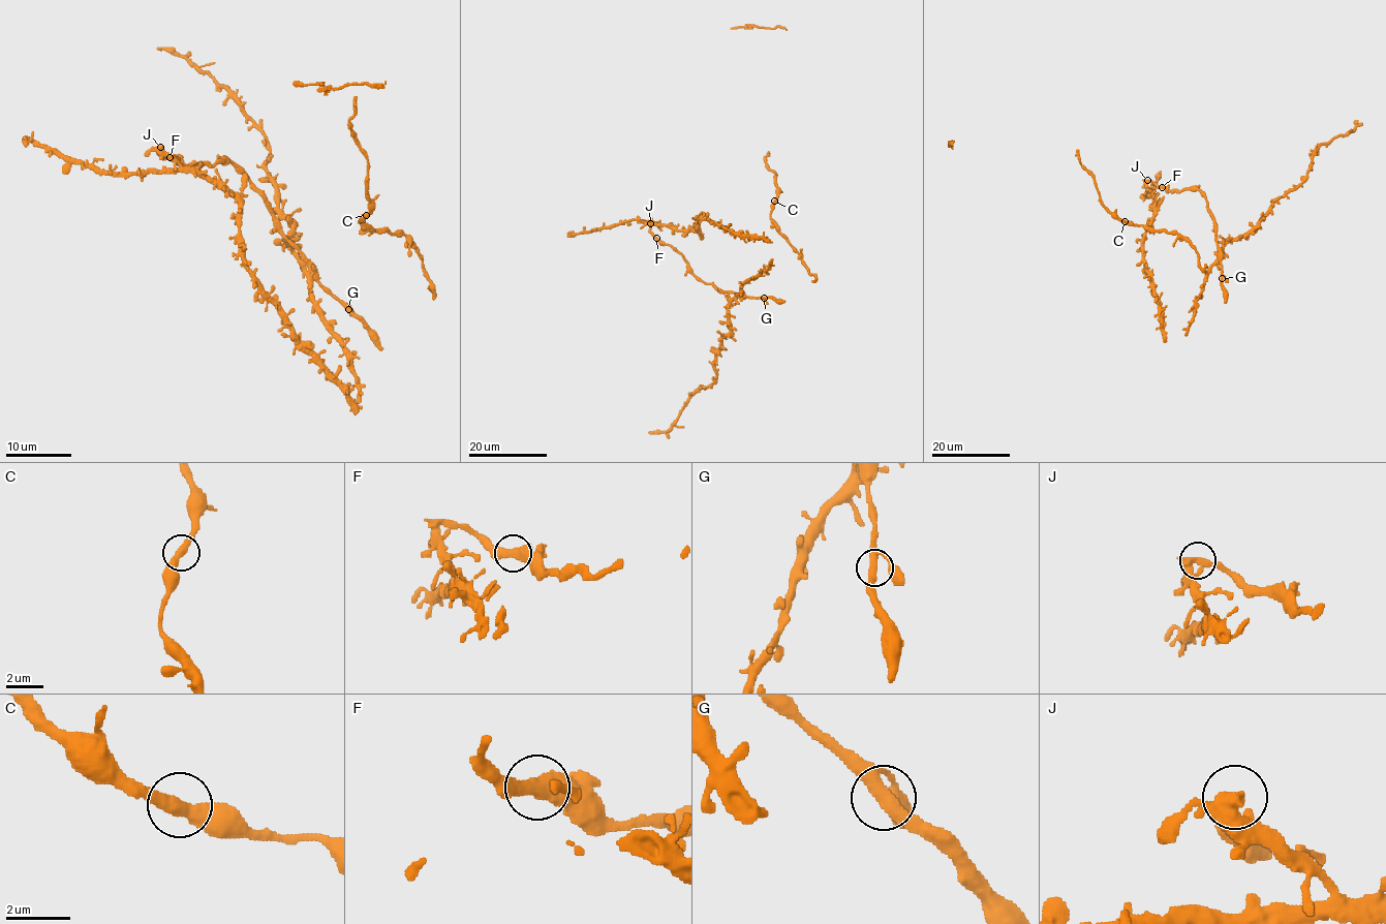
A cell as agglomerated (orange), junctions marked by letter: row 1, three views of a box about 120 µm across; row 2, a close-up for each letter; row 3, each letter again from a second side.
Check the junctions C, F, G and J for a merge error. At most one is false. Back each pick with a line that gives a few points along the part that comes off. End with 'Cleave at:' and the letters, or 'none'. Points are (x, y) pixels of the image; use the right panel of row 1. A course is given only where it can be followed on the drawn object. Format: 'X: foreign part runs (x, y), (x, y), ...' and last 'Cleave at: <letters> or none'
Cleave at: J

